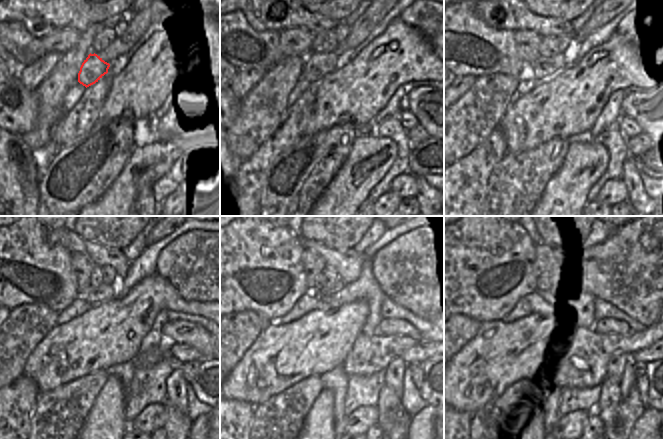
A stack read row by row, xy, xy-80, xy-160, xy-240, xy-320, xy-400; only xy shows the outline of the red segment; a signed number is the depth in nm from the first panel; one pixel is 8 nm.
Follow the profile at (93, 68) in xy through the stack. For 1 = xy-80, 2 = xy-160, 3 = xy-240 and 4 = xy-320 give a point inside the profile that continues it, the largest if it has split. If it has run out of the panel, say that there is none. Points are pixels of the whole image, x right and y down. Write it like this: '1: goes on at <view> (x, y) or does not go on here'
1: goes on at xy-80 (317, 66)
2: goes on at xy-160 (542, 68)
3: goes on at xy-240 (107, 290)
4: goes on at xy-320 (332, 283)

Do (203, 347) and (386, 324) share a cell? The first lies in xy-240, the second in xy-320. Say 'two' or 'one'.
one

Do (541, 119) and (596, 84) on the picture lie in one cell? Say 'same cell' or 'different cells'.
same cell

